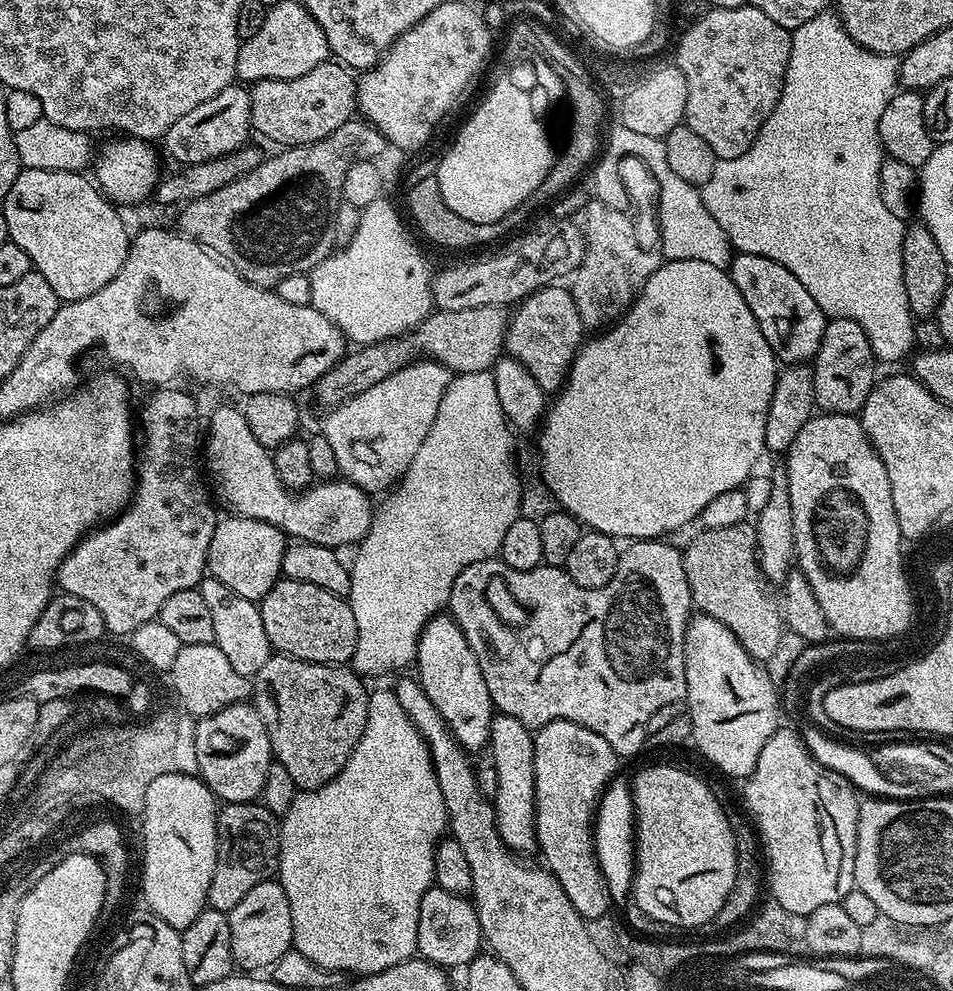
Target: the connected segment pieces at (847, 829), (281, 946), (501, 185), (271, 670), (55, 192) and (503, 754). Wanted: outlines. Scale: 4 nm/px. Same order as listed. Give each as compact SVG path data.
M777 727L776 733L762 746L754 770L743 781L744 804L760 831L762 852L766 857L766 884L772 887L771 899L787 910L789 917L807 918L818 906L838 904L856 883L856 831L860 800L857 789L842 774L822 766L810 754L803 735L792 728Z
M279 879L258 882L258 886L253 886L243 896L242 902L238 902L238 906L234 906L234 910L228 913L228 921L232 962L241 973L263 973L263 968L264 971L271 969L282 958L282 954L293 951L290 902Z
M524 60L513 68L508 68L496 80L496 85L488 92L488 97L472 112L472 117L460 128L456 141L448 148L448 153L434 169L442 202L466 218L466 222L489 224L498 222L518 206L522 206L542 186L546 174L554 163L552 136L548 133L548 115L552 107L562 100L562 76L548 60Z
M273 654L251 681L250 700L266 726L274 760L286 766L297 789L309 792L326 786L326 782L333 780L342 766L346 766L368 721L370 692L364 689L363 683L365 681L351 667L306 662L283 654Z
M24 168L18 178L14 178L14 186L10 186L2 198L9 241L22 246L22 250L30 254L34 271L50 282L50 287L61 302L86 298L102 290L102 286L106 286L106 282L110 282L110 278L122 270L122 262L126 262L128 253L130 231L124 225L123 218L116 213L119 212L117 205L86 177L84 172Z
M493 715L490 738L486 745L492 751L490 762L498 772L498 788L494 795L496 825L502 842L517 854L537 851L536 787L534 786L534 736L518 718Z

